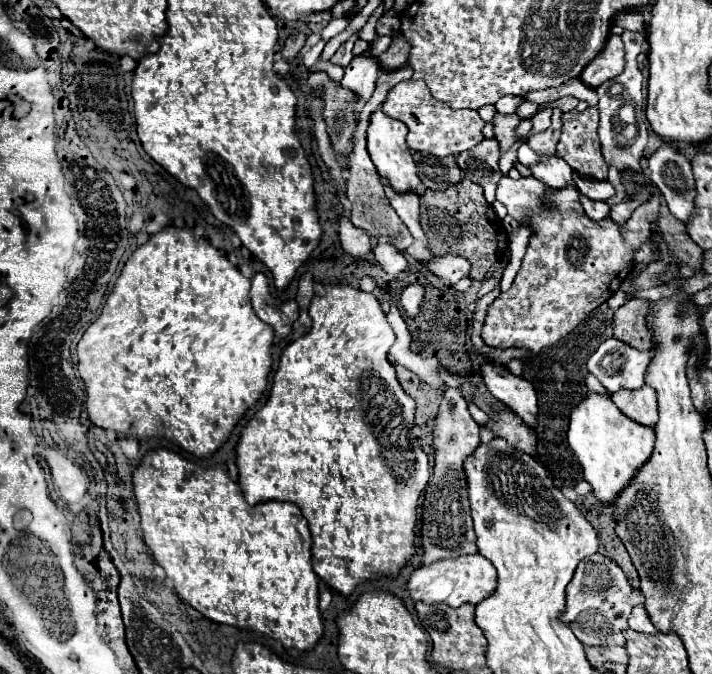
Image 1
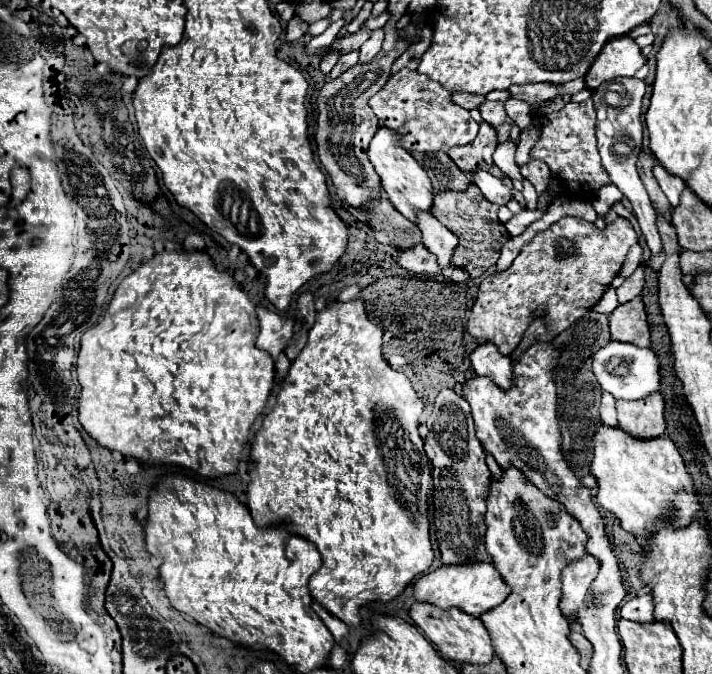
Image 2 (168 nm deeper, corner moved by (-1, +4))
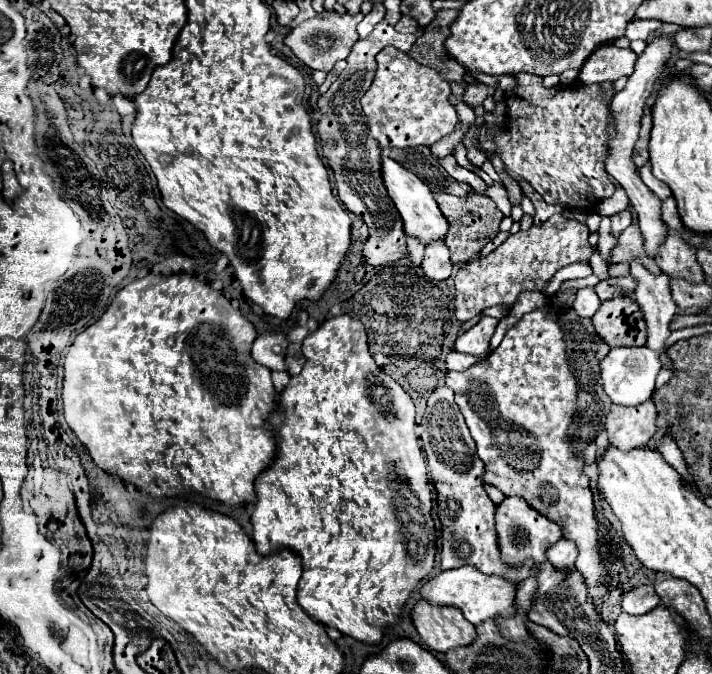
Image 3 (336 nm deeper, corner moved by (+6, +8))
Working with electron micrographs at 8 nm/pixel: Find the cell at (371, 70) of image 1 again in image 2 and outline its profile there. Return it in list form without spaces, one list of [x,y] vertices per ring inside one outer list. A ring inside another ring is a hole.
[[[374,30],[372,36],[362,44],[360,48],[360,64],[368,64],[374,60],[374,56],[382,50],[382,40],[384,40],[384,32],[382,30]]]

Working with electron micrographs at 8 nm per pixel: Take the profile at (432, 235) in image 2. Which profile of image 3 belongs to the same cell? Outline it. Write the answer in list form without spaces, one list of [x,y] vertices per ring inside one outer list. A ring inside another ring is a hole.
[[[443,240],[439,244],[429,244],[425,248],[421,270],[427,278],[431,278],[435,282],[447,280],[451,276],[453,266],[451,266],[451,260],[449,260],[449,248],[445,246]]]

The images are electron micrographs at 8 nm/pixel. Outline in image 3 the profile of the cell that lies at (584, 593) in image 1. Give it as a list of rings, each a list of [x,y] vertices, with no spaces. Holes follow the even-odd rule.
[[[561,538],[557,544],[547,548],[547,560],[557,568],[571,568],[575,564],[575,558],[577,558],[577,548],[567,538]]]

